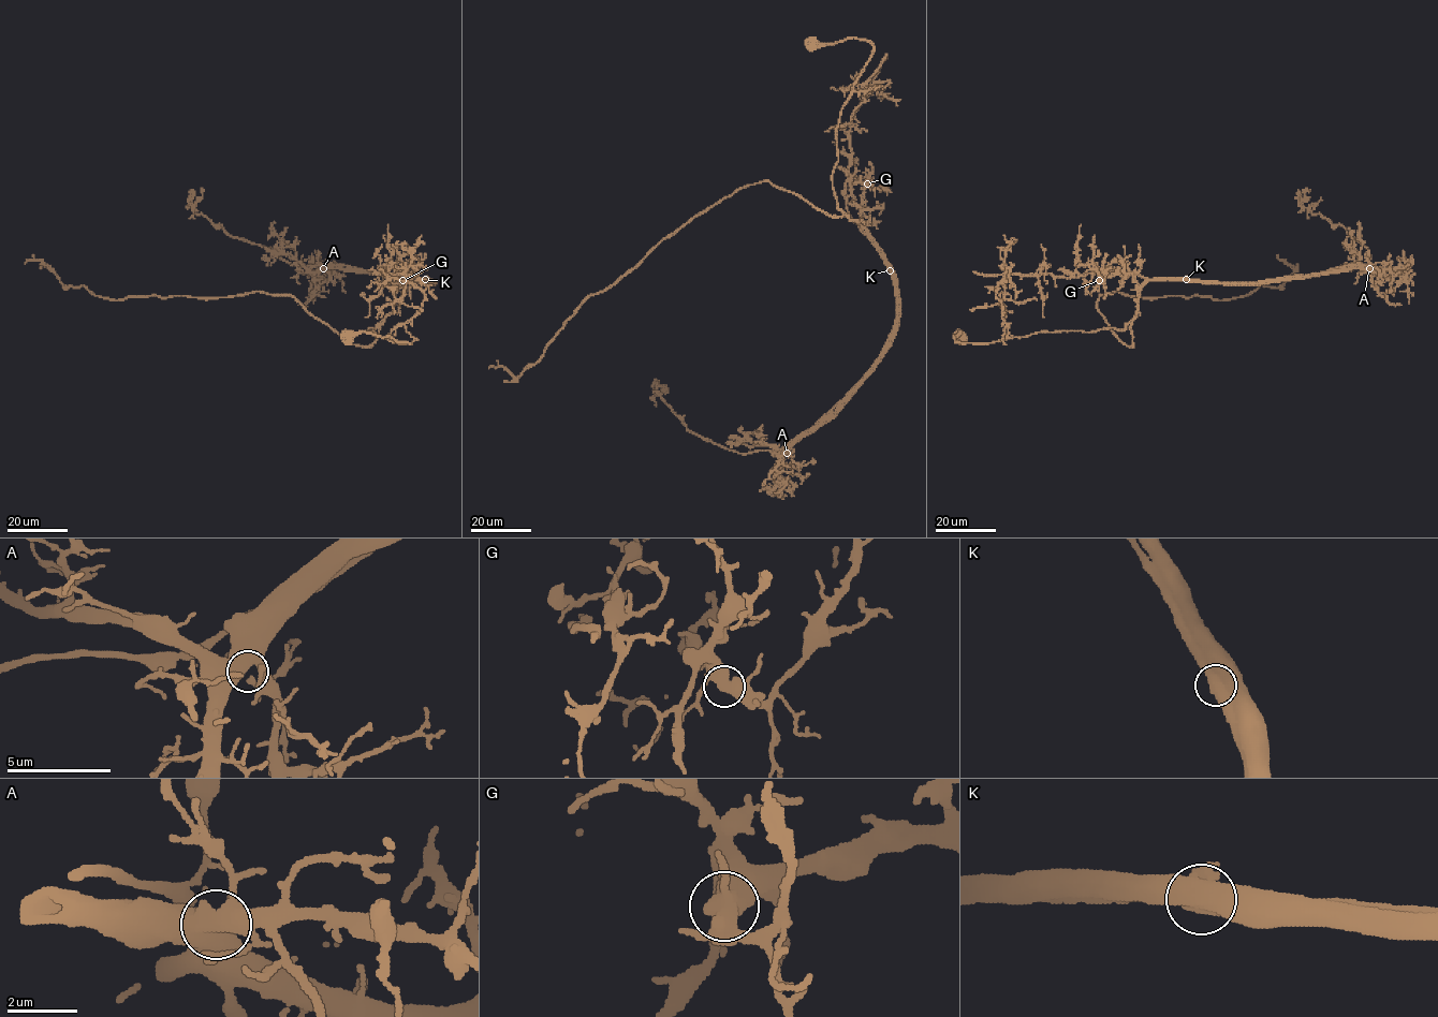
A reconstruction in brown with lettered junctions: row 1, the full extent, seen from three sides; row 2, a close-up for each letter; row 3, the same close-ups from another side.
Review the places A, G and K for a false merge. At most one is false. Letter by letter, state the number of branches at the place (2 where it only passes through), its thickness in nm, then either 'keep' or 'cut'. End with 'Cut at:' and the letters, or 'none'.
A: branches 2; calibre 550 nm; keep
G: branches 2; calibre 650 nm; keep
K: branches 2; calibre 700 nm; cut
Cut at: K

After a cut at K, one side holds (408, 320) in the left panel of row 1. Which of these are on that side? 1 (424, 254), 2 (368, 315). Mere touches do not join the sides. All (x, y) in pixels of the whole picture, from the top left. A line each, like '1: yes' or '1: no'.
1: no
2: yes

